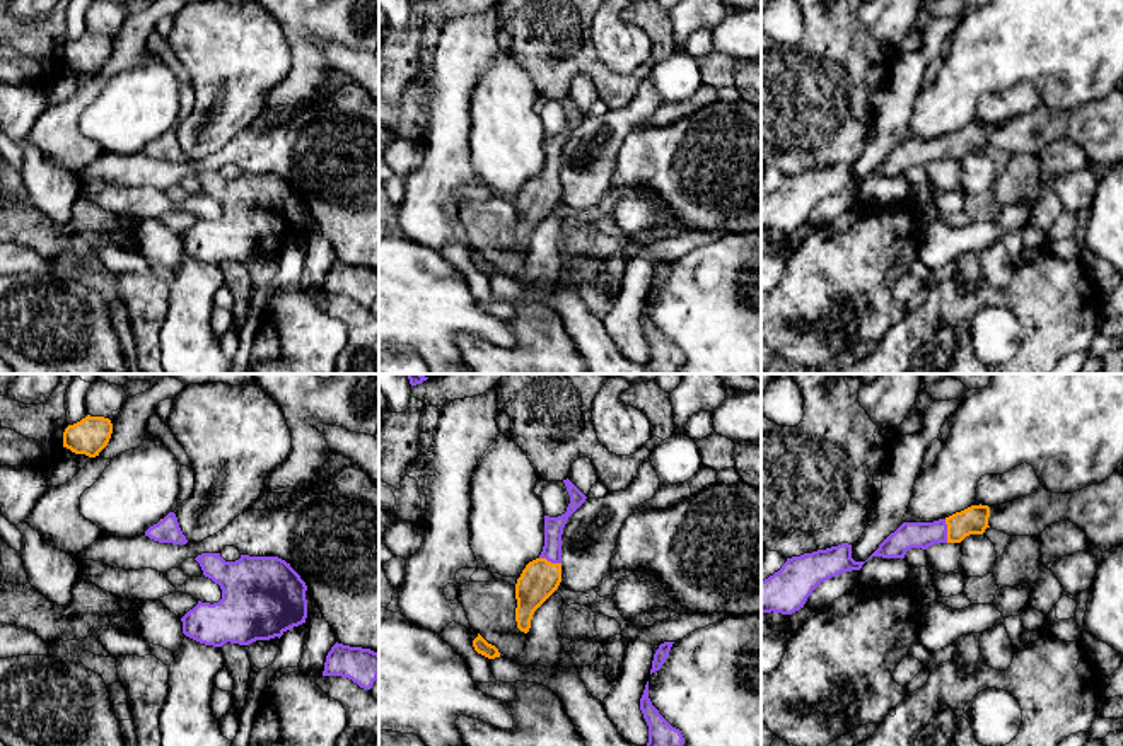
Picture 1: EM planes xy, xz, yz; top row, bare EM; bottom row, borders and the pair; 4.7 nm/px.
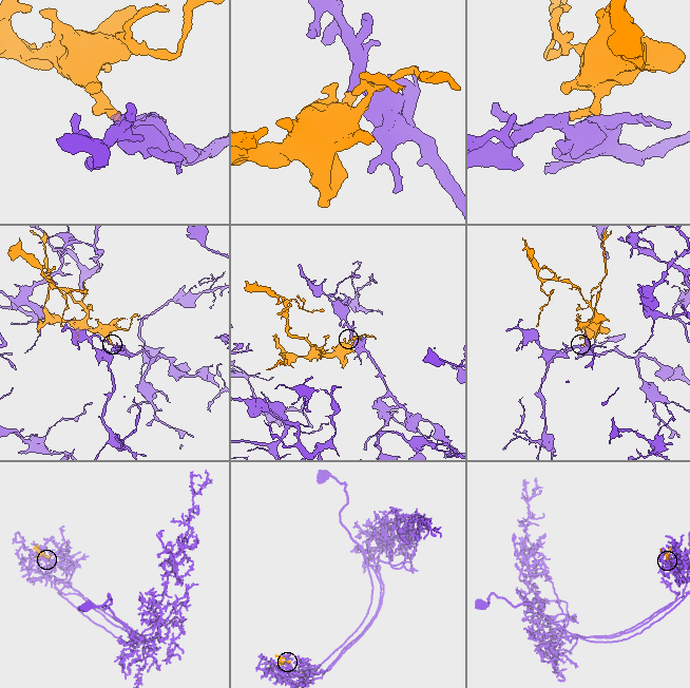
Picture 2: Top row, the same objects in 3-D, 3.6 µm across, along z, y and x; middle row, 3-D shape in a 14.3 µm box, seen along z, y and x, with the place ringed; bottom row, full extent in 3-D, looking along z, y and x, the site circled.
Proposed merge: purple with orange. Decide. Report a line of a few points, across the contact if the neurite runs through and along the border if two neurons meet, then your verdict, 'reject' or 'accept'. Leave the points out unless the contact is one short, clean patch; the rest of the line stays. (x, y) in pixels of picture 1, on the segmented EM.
yz (910, 535), (946, 531), (973, 519) | accept

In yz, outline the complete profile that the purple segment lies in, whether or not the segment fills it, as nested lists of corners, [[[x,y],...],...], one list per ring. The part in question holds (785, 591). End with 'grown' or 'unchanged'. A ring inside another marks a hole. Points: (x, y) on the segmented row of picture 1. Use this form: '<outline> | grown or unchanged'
[[[848,543],[787,558],[778,572],[761,580],[761,613],[792,615],[821,582],[860,570],[864,563],[852,558]]] | unchanged

